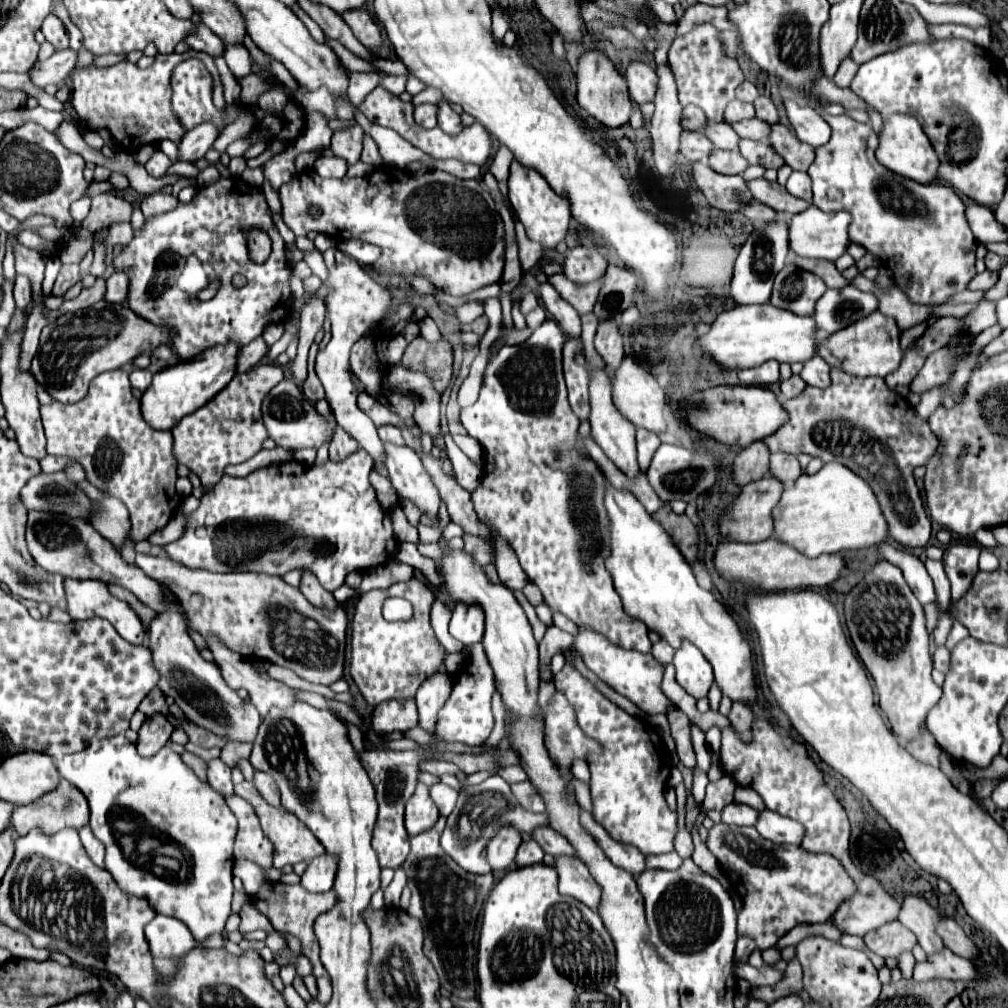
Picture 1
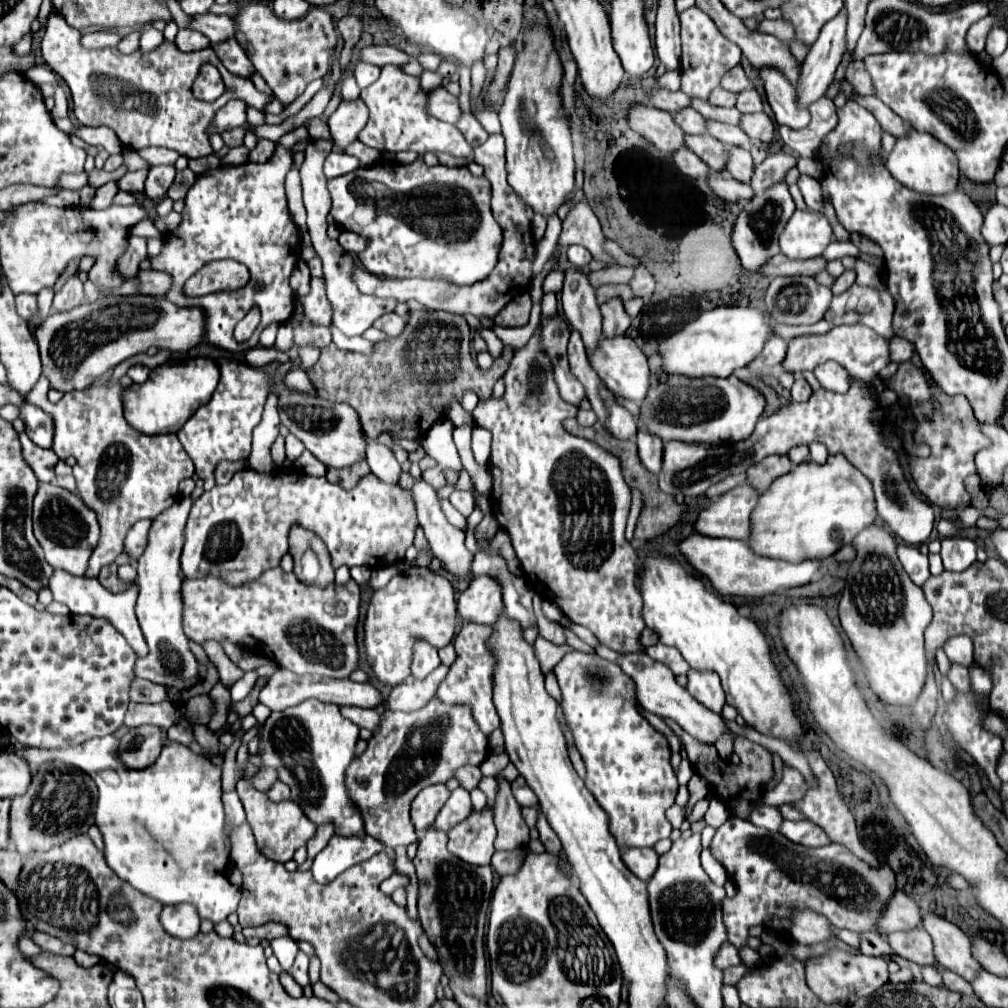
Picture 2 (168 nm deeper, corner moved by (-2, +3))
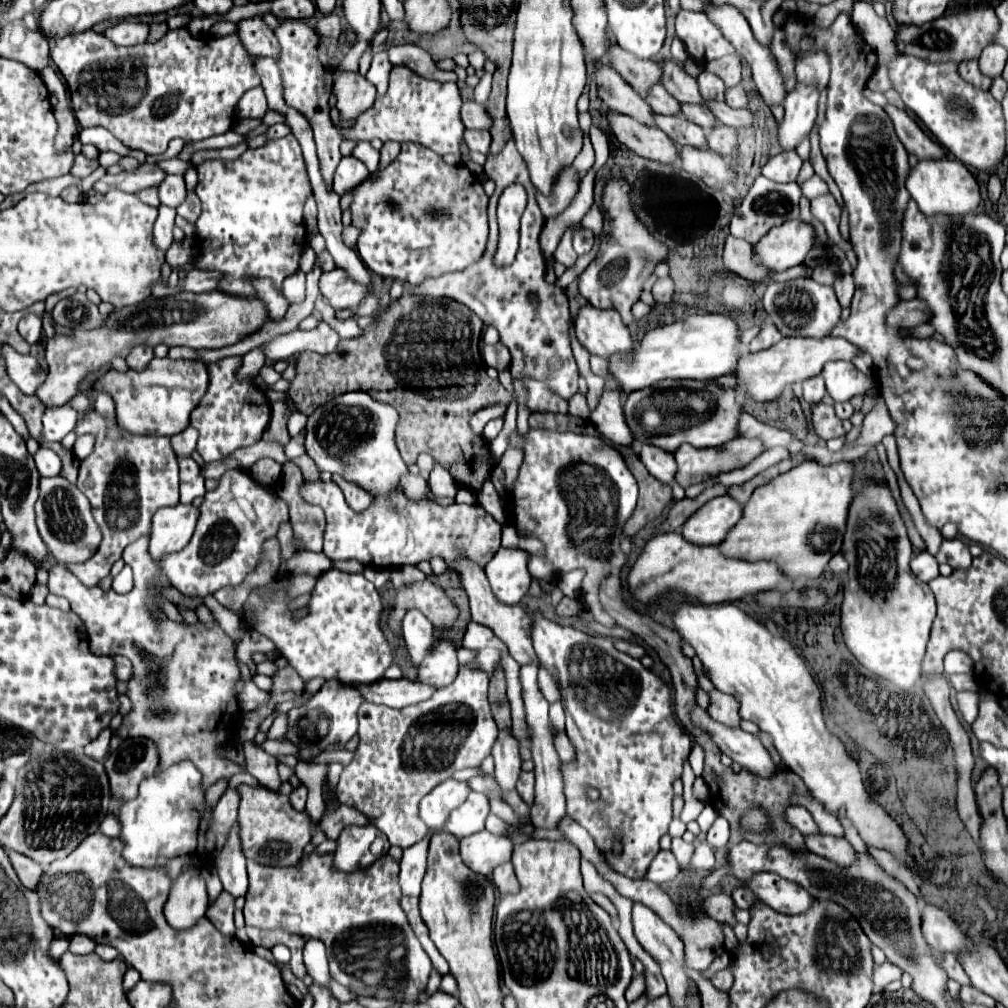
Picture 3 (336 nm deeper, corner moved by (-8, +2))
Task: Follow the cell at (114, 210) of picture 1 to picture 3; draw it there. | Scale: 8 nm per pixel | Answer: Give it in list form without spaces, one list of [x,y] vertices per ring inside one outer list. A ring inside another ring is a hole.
[[[151,187],[151,189],[143,189],[137,193],[137,197],[147,203],[147,205],[153,205],[153,207],[159,207],[159,193],[157,193],[157,187]]]

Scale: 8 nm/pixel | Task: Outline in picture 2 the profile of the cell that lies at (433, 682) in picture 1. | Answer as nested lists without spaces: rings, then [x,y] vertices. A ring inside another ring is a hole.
[[[417,642],[415,644],[415,658],[411,664],[411,674],[417,680],[423,680],[439,666],[441,666],[441,660],[437,656],[437,650],[433,646],[429,646],[427,642]]]

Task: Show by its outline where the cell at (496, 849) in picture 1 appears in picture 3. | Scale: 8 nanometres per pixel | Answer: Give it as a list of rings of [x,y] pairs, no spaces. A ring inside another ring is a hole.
[[[507,729],[499,731],[491,755],[495,761],[495,779],[499,781],[499,785],[505,791],[515,789],[515,781],[521,775],[521,755],[517,739],[513,739]]]

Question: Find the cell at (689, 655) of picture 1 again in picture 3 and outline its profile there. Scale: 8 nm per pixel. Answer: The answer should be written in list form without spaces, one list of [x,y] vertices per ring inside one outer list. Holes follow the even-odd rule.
[[[713,691],[709,695],[711,695],[709,715],[727,727],[739,727],[741,717],[739,717],[739,703],[735,701],[735,697],[719,691]]]

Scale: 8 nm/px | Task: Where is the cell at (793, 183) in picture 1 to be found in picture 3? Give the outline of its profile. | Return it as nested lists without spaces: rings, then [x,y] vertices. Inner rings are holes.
[[[821,195],[817,199],[811,199],[811,215],[823,223],[829,241],[839,247],[843,253],[847,253],[851,249],[851,243],[847,239],[841,237],[839,233],[839,215],[841,215],[841,207],[837,205],[833,195]]]

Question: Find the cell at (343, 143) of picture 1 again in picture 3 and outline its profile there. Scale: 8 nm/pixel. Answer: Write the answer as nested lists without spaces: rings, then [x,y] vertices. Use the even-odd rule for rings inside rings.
[[[341,71],[335,73],[333,79],[333,95],[337,99],[337,109],[341,111],[341,119],[357,119],[365,109],[369,109],[375,101],[375,85],[371,85],[363,75]]]

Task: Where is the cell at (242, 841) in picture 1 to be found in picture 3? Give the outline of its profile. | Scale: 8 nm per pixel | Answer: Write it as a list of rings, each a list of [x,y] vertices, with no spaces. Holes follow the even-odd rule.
[[[331,853],[307,855],[297,867],[261,867],[259,863],[249,861],[249,891],[245,895],[247,903],[243,909],[245,923],[251,927],[275,929],[281,925],[285,931],[301,935],[301,937],[319,937],[327,947],[331,977],[341,985],[349,987],[355,993],[371,995],[371,997],[393,997],[407,999],[411,1005],[417,1001],[417,995],[427,987],[429,973],[433,963],[429,955],[423,951],[417,941],[409,921],[399,905],[401,887],[399,887],[399,865],[389,855],[379,857],[375,865],[367,869],[359,869],[359,873],[339,873],[339,869],[331,869]]]

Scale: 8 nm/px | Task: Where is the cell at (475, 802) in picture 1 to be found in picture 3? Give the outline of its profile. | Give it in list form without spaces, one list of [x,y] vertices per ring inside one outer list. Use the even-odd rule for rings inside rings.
[[[479,831],[461,839],[461,857],[465,865],[483,877],[489,877],[497,865],[509,861],[511,851],[513,843],[507,837],[489,831]]]

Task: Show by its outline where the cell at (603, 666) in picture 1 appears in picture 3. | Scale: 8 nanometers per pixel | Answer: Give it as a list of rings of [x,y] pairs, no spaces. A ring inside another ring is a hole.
[[[693,707],[691,717],[697,727],[713,735],[715,743],[725,755],[729,755],[747,771],[759,777],[773,777],[777,773],[777,765],[773,763],[769,751],[763,747],[759,737],[745,733],[743,729],[729,729],[725,725],[719,725],[717,721],[711,721],[709,713],[701,707]]]

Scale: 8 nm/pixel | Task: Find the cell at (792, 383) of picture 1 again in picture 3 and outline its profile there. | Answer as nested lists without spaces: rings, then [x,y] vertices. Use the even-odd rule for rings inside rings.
[[[817,375],[817,377],[811,377],[803,383],[803,397],[805,401],[809,403],[819,403],[825,395],[825,383],[823,383],[823,377]]]

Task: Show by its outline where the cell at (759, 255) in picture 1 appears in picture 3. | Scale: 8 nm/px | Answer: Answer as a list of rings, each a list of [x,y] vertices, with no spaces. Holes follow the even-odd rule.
[[[763,175],[757,177],[743,203],[735,209],[735,215],[731,219],[731,235],[741,237],[749,243],[757,243],[771,227],[799,217],[799,199],[801,199],[801,189],[797,183],[781,185]]]

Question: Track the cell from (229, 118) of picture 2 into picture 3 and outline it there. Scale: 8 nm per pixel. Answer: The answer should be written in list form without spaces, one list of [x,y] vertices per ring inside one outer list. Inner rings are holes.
[[[255,87],[255,89],[249,89],[241,99],[239,99],[239,105],[237,105],[237,111],[241,113],[241,117],[263,117],[267,113],[267,99],[265,99],[265,93],[261,87]]]

